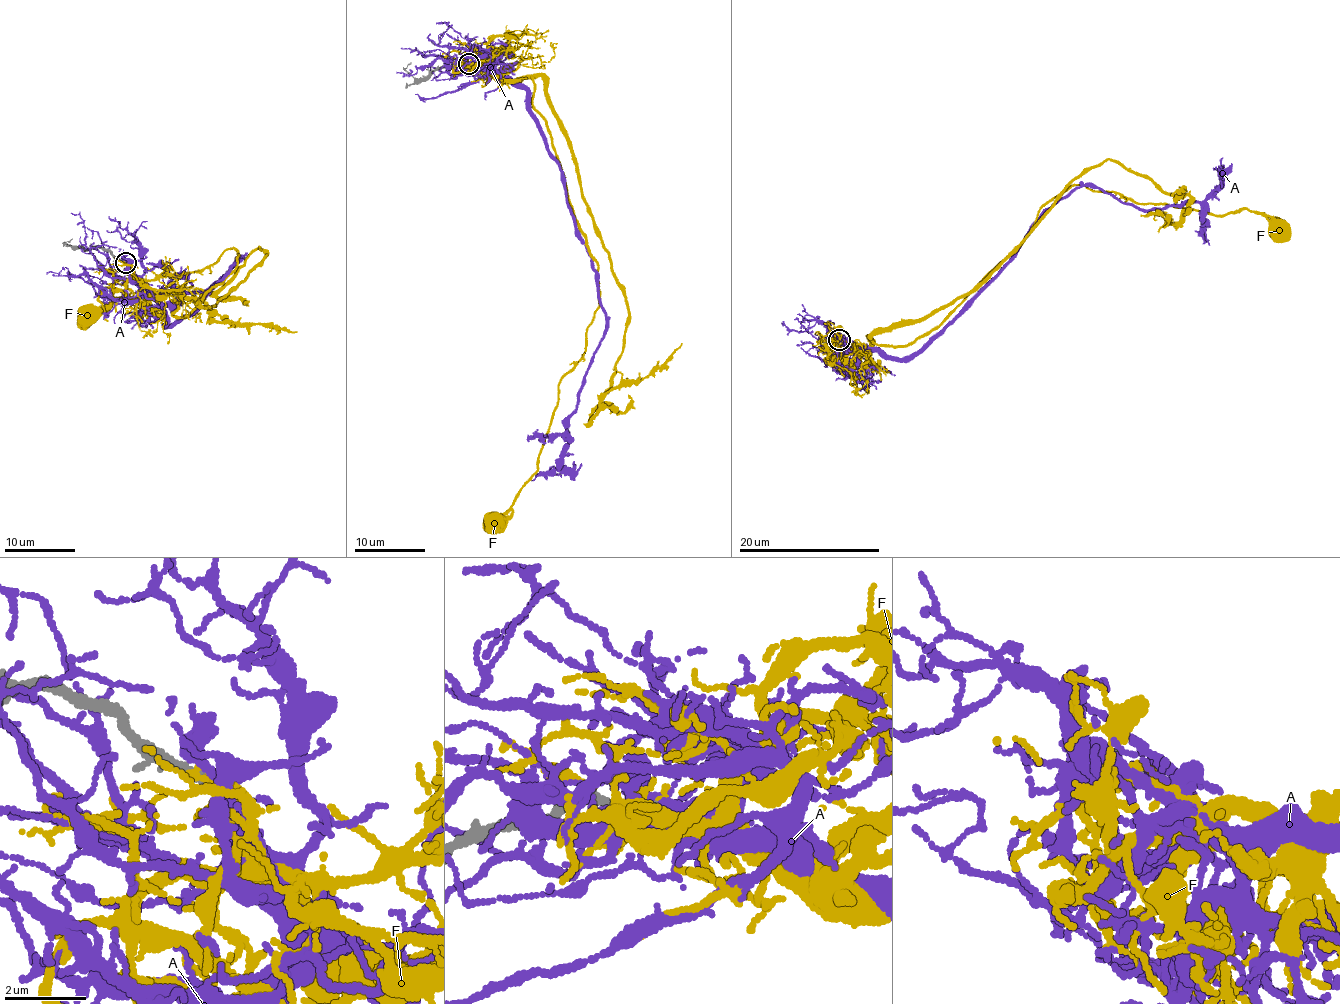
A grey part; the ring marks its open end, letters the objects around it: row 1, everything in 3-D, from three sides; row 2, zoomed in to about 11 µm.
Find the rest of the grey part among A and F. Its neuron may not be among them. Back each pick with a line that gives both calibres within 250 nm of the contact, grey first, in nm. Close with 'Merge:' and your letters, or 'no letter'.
A: calibres 280 and 240 nm
Merge: A

